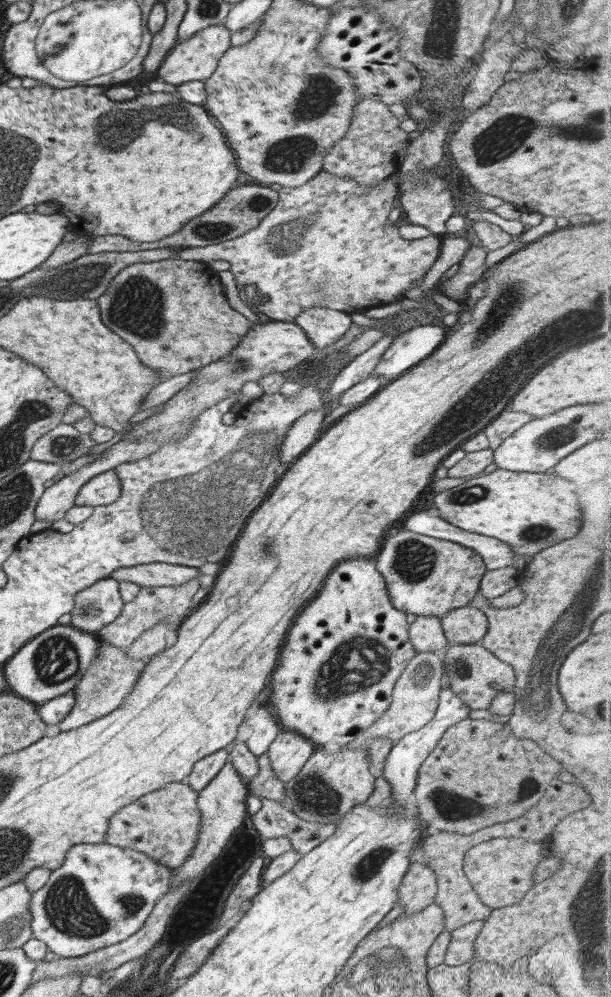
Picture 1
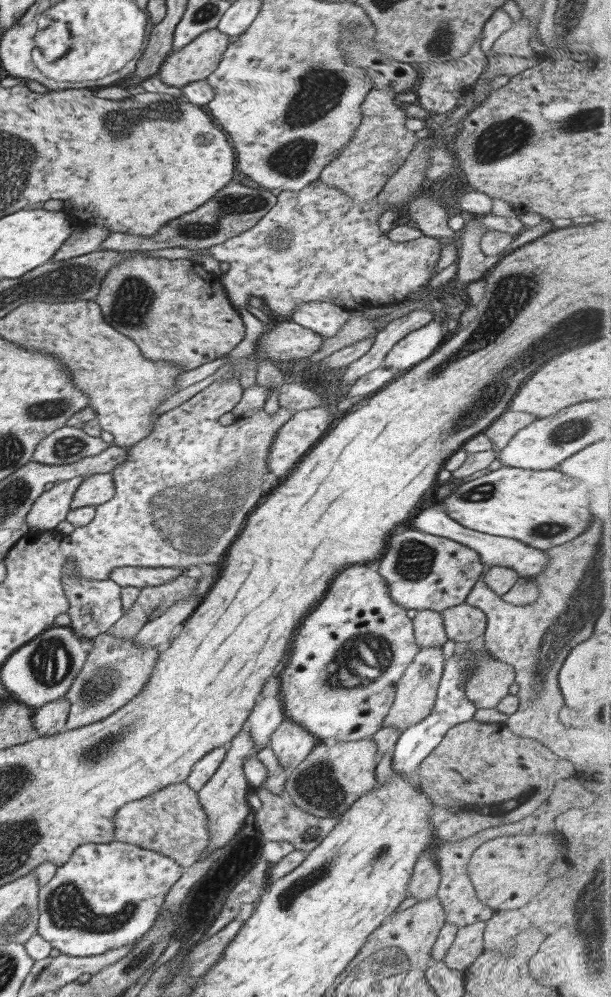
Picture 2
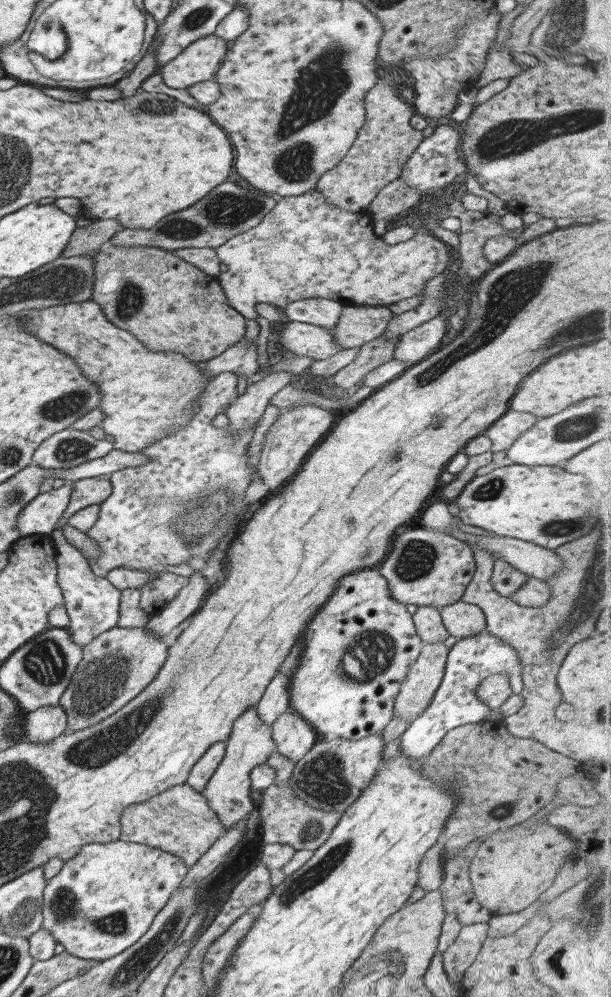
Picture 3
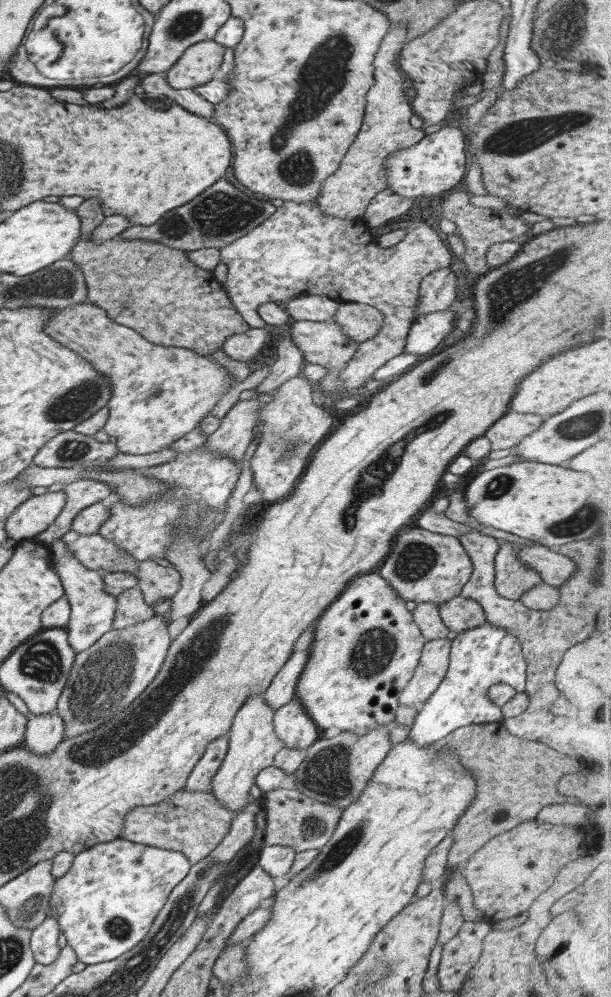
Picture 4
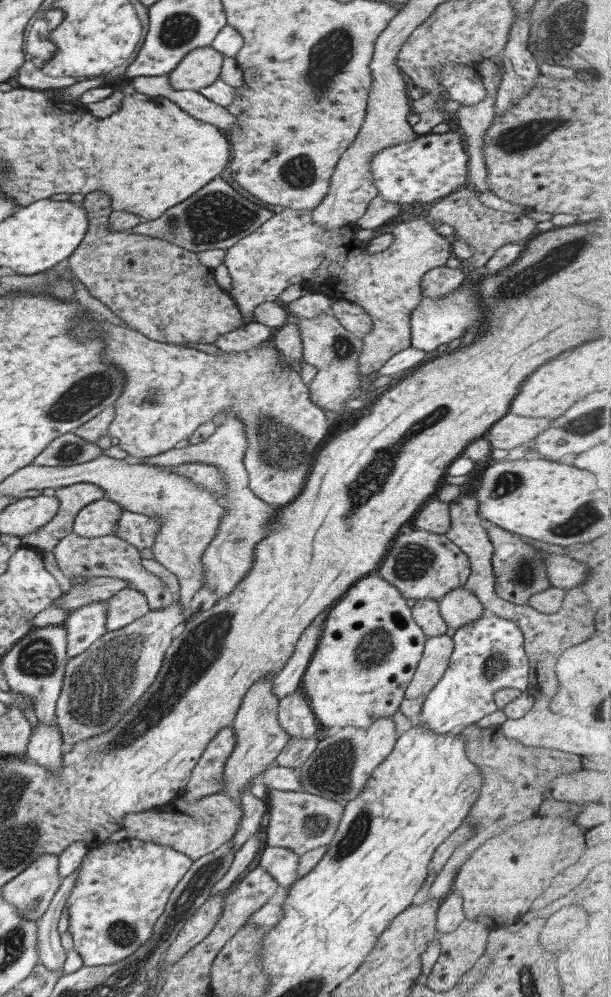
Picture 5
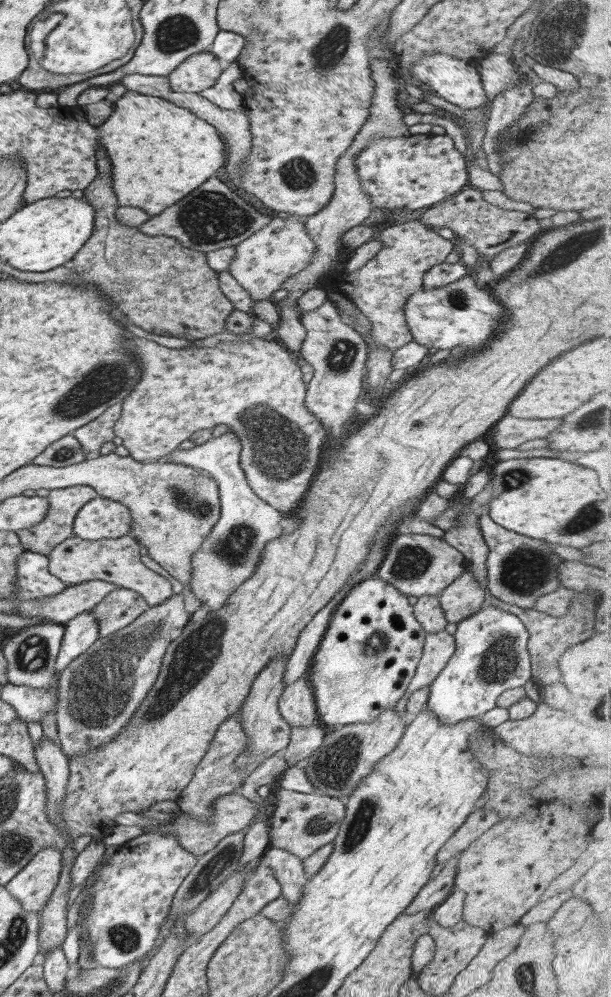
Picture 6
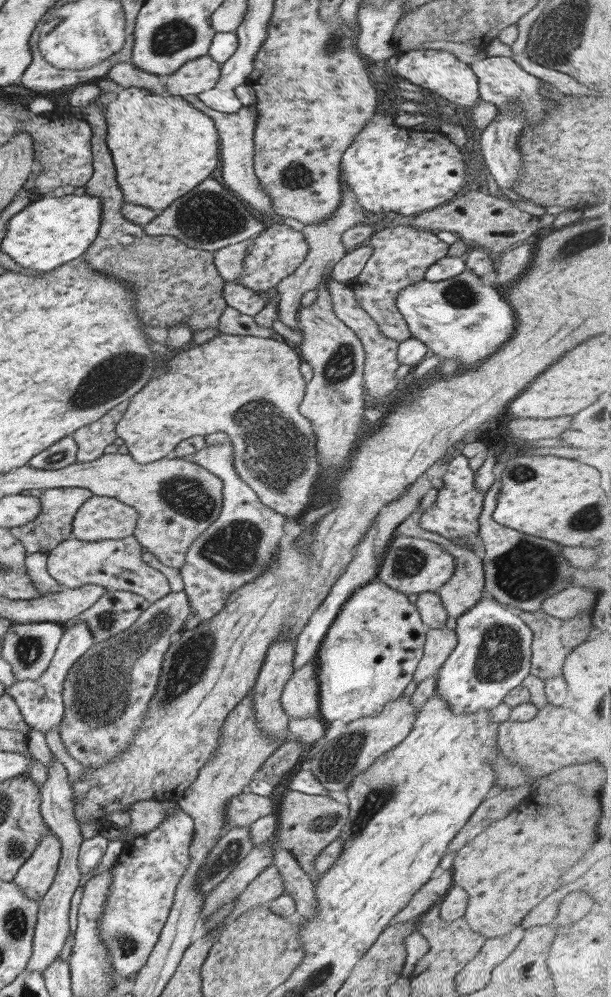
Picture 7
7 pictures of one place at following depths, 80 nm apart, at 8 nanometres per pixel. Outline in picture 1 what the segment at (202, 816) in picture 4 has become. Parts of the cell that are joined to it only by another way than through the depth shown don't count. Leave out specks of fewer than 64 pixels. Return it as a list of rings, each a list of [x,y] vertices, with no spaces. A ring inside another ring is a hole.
[[[185,781],[171,782],[141,796],[111,816],[104,844],[147,855],[157,865],[173,868],[189,858],[197,844],[201,814],[196,806],[197,795]]]

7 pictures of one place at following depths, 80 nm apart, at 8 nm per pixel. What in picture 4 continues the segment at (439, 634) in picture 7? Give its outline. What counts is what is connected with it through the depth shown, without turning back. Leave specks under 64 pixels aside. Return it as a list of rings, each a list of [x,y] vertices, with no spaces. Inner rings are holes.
[[[446,638],[426,641],[410,679],[401,690],[398,706],[419,710],[443,680],[448,669],[449,649],[450,641]]]

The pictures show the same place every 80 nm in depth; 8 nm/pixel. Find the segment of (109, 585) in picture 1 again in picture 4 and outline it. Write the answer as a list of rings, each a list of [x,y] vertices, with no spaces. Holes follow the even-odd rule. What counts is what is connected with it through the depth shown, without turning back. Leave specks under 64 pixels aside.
[[[62,537],[55,538],[49,551],[54,560],[56,576],[60,581],[63,593],[69,604],[68,623],[64,629],[69,646],[76,652],[81,652],[97,642],[105,632],[112,628],[116,607],[116,595],[106,593],[99,572],[83,566],[72,552],[64,545]]]

